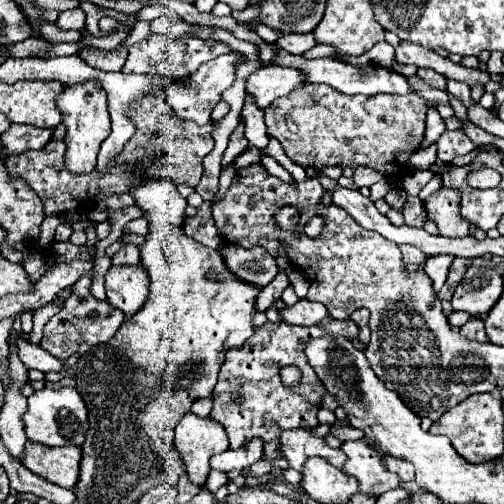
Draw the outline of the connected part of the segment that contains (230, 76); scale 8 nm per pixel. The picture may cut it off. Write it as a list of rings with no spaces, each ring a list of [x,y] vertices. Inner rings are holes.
[[[235,51],[221,55],[221,57],[215,57],[207,63],[203,63],[197,69],[197,73],[193,73],[189,77],[189,81],[179,83],[179,85],[171,85],[167,89],[167,103],[177,113],[177,117],[181,117],[185,121],[195,121],[197,125],[207,125],[211,121],[213,107],[221,101],[221,93],[235,83],[235,71],[237,71],[239,59],[241,59],[241,53],[235,53]]]

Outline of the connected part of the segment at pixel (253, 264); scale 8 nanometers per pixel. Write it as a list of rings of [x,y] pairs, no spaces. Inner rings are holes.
[[[227,245],[223,249],[223,257],[225,257],[229,269],[233,269],[233,273],[237,273],[237,277],[243,277],[245,281],[249,281],[253,285],[261,285],[261,287],[265,287],[269,281],[273,281],[273,277],[279,271],[275,259],[263,247],[243,249],[241,245]]]

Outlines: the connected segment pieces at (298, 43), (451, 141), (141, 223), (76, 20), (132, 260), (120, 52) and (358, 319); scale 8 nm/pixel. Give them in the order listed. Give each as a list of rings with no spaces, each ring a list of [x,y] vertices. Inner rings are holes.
[[[307,33],[307,35],[283,35],[279,41],[277,41],[277,47],[291,53],[291,55],[301,55],[305,53],[307,49],[311,49],[315,45],[315,39],[313,39],[313,33]]]
[[[463,127],[453,129],[453,131],[445,131],[439,141],[437,141],[437,157],[443,163],[451,163],[455,157],[467,155],[469,151],[473,151],[477,145],[463,133]]]
[[[133,219],[123,227],[123,233],[137,233],[137,235],[145,235],[147,233],[147,221],[141,219]]]
[[[73,9],[73,11],[63,11],[57,25],[61,29],[81,29],[85,25],[85,11],[83,9]]]
[[[123,245],[123,249],[111,259],[111,265],[137,265],[139,249],[137,245]]]
[[[117,47],[115,51],[91,51],[91,49],[83,49],[79,51],[81,59],[85,59],[89,65],[93,67],[99,67],[103,71],[121,71],[123,63],[125,63],[125,57],[127,57],[127,49],[121,49]]]
[[[355,309],[353,315],[351,315],[353,323],[355,323],[355,325],[359,327],[359,331],[361,331],[361,341],[367,341],[367,343],[369,343],[369,335],[371,335],[371,329],[369,329],[369,317],[371,317],[369,309]]]

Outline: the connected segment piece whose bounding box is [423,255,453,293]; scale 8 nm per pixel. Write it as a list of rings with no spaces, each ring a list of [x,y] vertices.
[[[437,255],[437,257],[429,257],[427,263],[425,263],[425,273],[431,277],[433,281],[433,291],[439,293],[441,287],[445,285],[445,279],[447,279],[447,269],[451,265],[453,257],[449,255]]]

